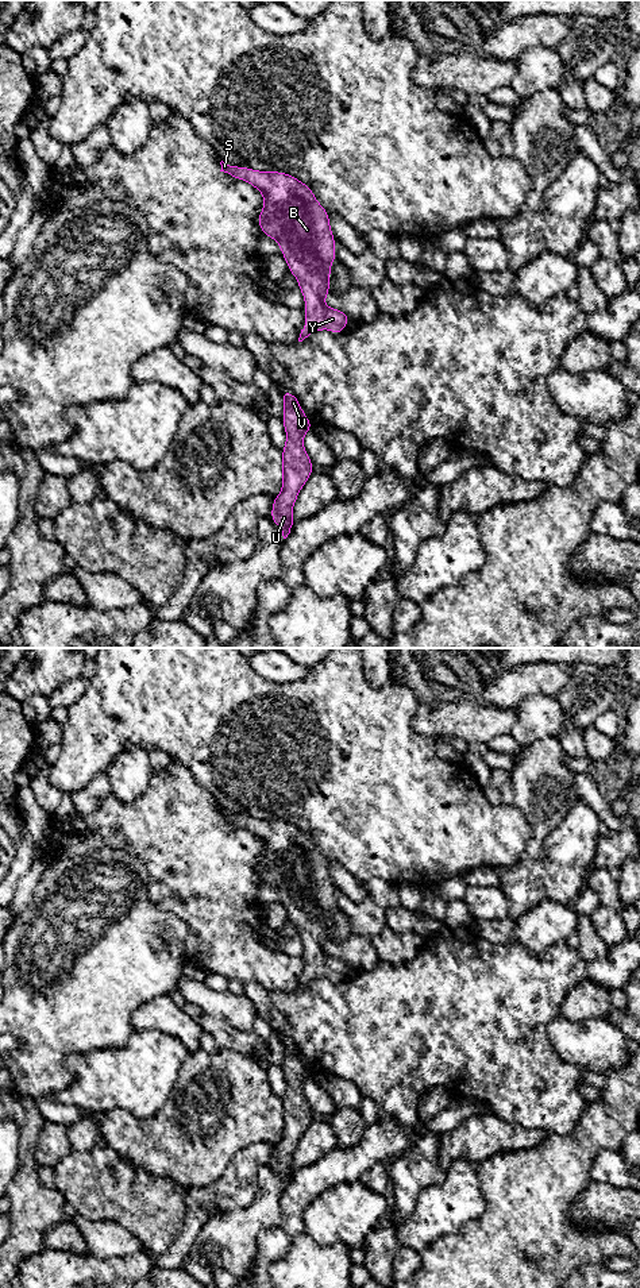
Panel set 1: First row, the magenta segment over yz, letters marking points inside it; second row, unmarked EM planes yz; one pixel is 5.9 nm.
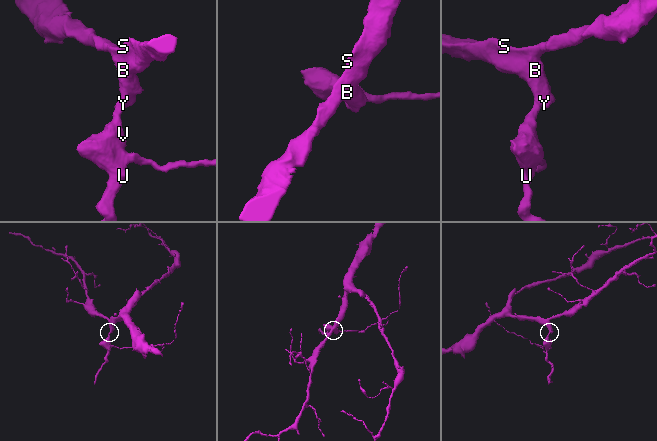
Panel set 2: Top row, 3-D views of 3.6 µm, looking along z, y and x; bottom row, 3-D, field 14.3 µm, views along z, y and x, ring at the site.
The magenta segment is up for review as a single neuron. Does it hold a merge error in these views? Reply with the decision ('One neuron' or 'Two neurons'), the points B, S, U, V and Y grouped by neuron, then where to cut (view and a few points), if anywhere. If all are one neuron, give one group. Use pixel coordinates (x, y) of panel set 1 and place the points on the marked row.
One neuron. Groups: B S U V Y. No split

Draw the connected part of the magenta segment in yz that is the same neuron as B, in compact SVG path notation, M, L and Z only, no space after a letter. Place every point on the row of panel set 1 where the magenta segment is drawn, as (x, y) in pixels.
M223 161L220 165L220 171L251 184L263 194L263 209L257 217L257 223L261 225L263 236L273 238L279 244L288 269L297 278L298 289L305 300L304 313L308 320L301 329L298 342L320 329L342 333L350 316L343 311L328 308L324 302L324 297L332 293L328 281L331 263L338 258L335 236L331 232L329 215L316 200L309 185L282 171L266 173L243 166L234 167Z

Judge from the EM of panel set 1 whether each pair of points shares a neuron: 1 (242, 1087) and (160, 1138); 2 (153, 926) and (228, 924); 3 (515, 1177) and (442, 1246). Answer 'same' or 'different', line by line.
1: same
2: different
3: same

